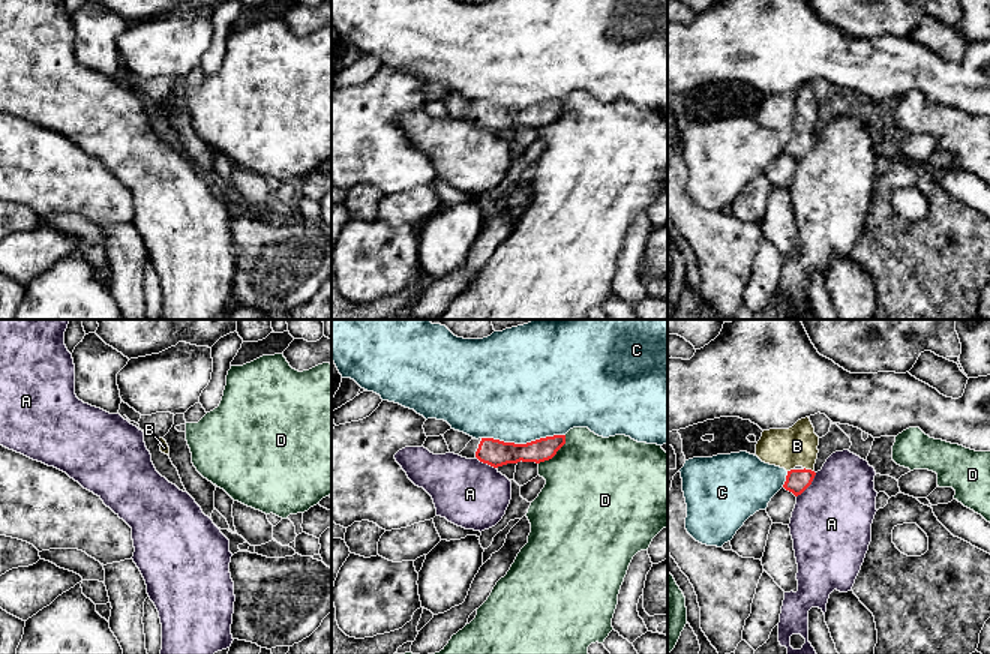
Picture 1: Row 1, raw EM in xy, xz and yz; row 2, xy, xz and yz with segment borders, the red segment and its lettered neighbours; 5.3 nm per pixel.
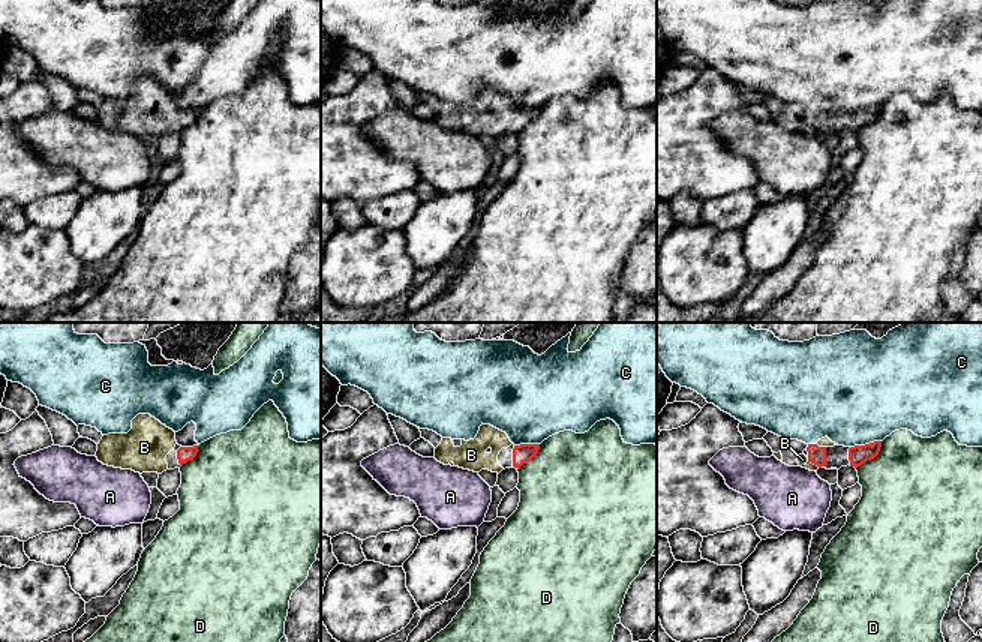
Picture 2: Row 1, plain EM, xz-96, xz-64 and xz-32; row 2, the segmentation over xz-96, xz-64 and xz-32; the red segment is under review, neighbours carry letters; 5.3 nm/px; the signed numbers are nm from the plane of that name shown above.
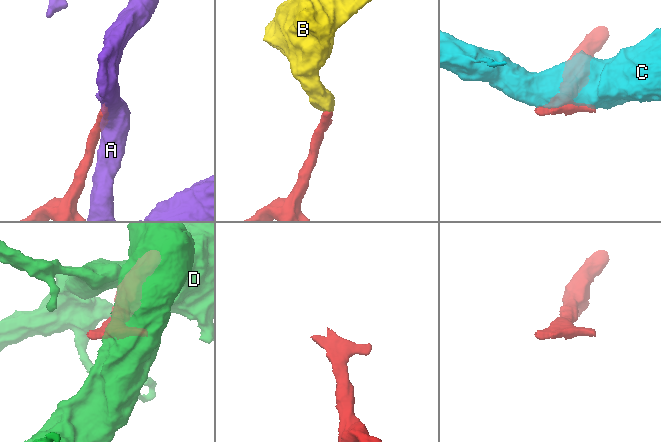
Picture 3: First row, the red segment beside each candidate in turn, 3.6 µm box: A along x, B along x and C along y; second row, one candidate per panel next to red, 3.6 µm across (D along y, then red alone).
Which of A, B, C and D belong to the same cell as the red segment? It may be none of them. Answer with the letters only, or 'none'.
B

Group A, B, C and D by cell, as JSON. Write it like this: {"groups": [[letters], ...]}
{"groups": [["A"], ["B"], ["C"], ["D"]]}

